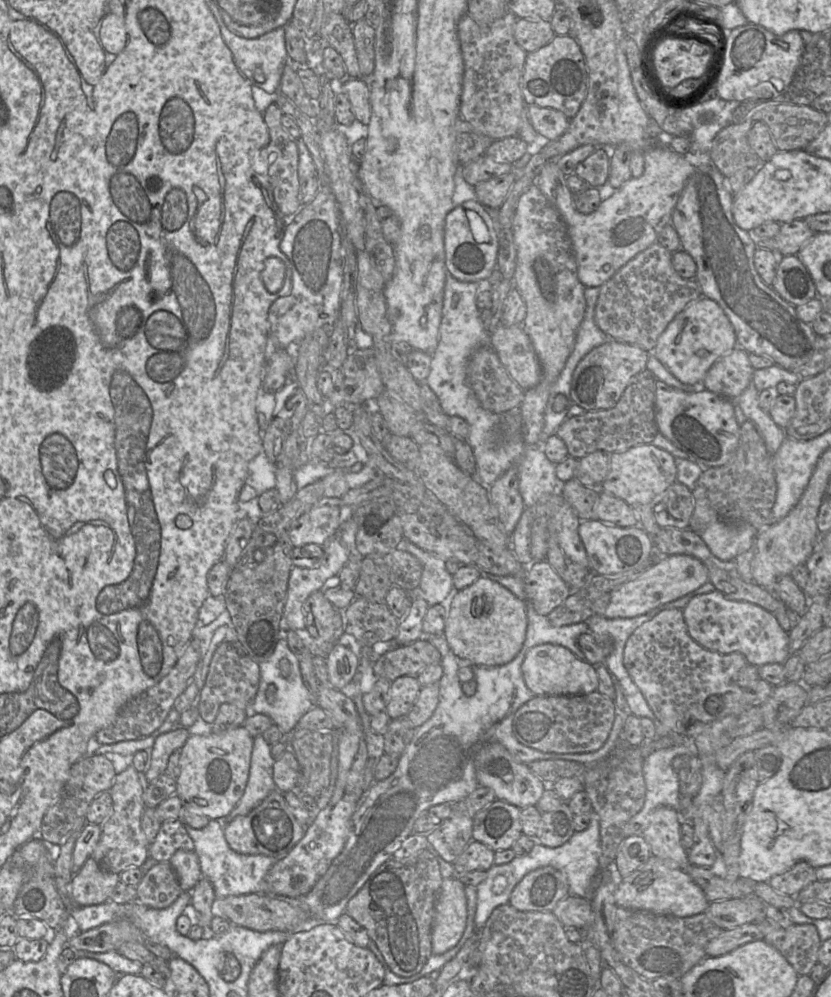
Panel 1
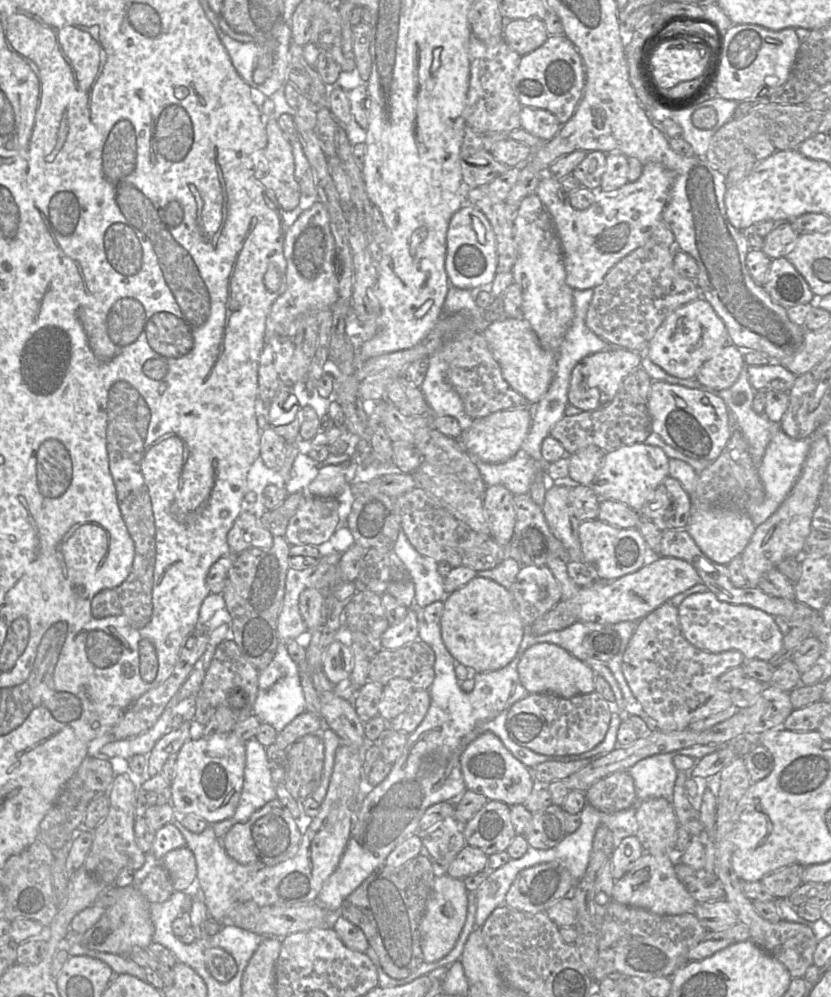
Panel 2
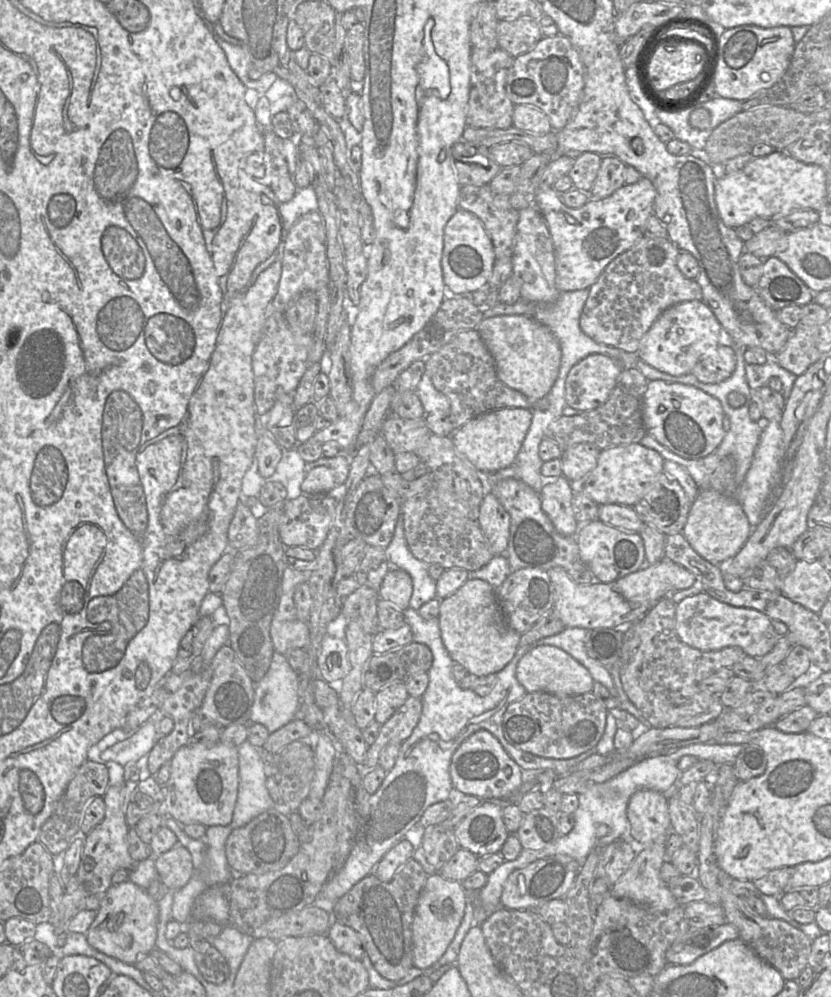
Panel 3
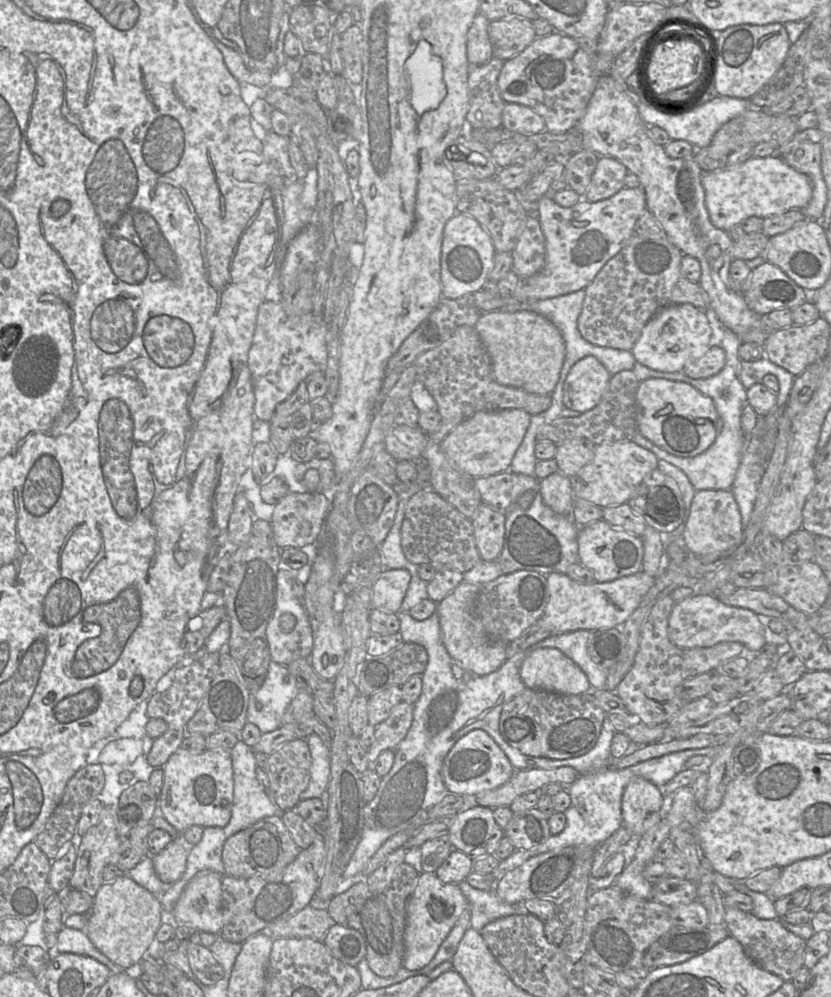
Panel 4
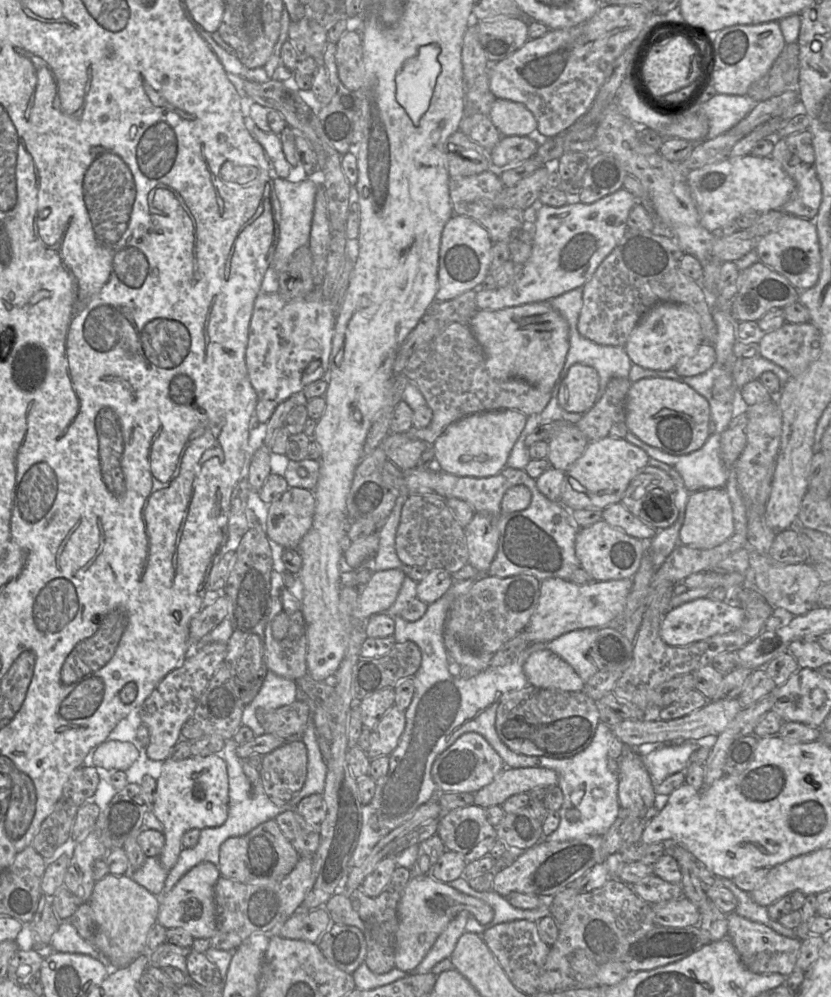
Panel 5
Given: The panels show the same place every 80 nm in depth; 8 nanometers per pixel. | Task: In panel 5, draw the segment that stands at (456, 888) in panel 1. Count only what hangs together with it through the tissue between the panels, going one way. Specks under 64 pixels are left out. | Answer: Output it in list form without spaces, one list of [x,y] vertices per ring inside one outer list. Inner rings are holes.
[[[413,875],[398,903],[398,929],[395,935],[395,966],[409,971],[418,966],[438,936],[461,911],[469,911],[481,924],[494,917],[493,908],[486,902],[468,896],[448,883],[435,880],[431,875]]]

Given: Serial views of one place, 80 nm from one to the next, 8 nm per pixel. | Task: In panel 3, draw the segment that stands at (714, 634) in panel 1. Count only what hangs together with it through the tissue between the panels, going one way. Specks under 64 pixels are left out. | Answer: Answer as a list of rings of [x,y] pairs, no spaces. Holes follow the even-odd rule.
[[[706,592],[688,596],[676,605],[676,630],[681,641],[698,650],[737,646],[746,655],[758,659],[769,653],[779,639],[771,619],[764,613],[723,603]]]

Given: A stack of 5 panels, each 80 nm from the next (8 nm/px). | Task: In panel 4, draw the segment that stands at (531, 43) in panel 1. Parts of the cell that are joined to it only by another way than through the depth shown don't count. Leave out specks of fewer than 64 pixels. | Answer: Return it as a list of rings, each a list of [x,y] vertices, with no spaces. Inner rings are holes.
[[[520,17],[490,21],[488,34],[493,57],[504,61],[521,53],[537,38],[533,21]]]

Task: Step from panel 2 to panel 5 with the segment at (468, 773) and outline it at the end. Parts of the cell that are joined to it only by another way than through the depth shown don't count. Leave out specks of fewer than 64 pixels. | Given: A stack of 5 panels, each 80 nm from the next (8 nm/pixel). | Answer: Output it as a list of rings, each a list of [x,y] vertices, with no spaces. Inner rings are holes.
[[[468,732],[461,735],[449,748],[434,761],[431,775],[439,793],[470,792],[475,793],[490,784],[505,768],[499,754],[479,733]]]

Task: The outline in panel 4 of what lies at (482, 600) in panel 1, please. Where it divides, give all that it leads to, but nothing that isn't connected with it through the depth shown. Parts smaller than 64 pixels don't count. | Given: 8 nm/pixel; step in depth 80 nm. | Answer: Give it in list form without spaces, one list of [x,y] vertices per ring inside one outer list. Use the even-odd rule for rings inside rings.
[[[461,582],[437,604],[442,642],[452,661],[475,676],[496,671],[506,660],[508,643],[495,641],[484,632],[481,622],[474,615],[474,604],[481,585]]]

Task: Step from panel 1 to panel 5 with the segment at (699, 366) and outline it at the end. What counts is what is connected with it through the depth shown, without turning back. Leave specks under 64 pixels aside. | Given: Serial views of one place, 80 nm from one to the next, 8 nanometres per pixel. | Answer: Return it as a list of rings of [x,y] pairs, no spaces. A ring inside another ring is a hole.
[[[666,302],[653,306],[640,319],[624,349],[633,364],[649,370],[668,371],[674,370],[682,358],[695,354],[703,342],[697,313],[688,305]]]

